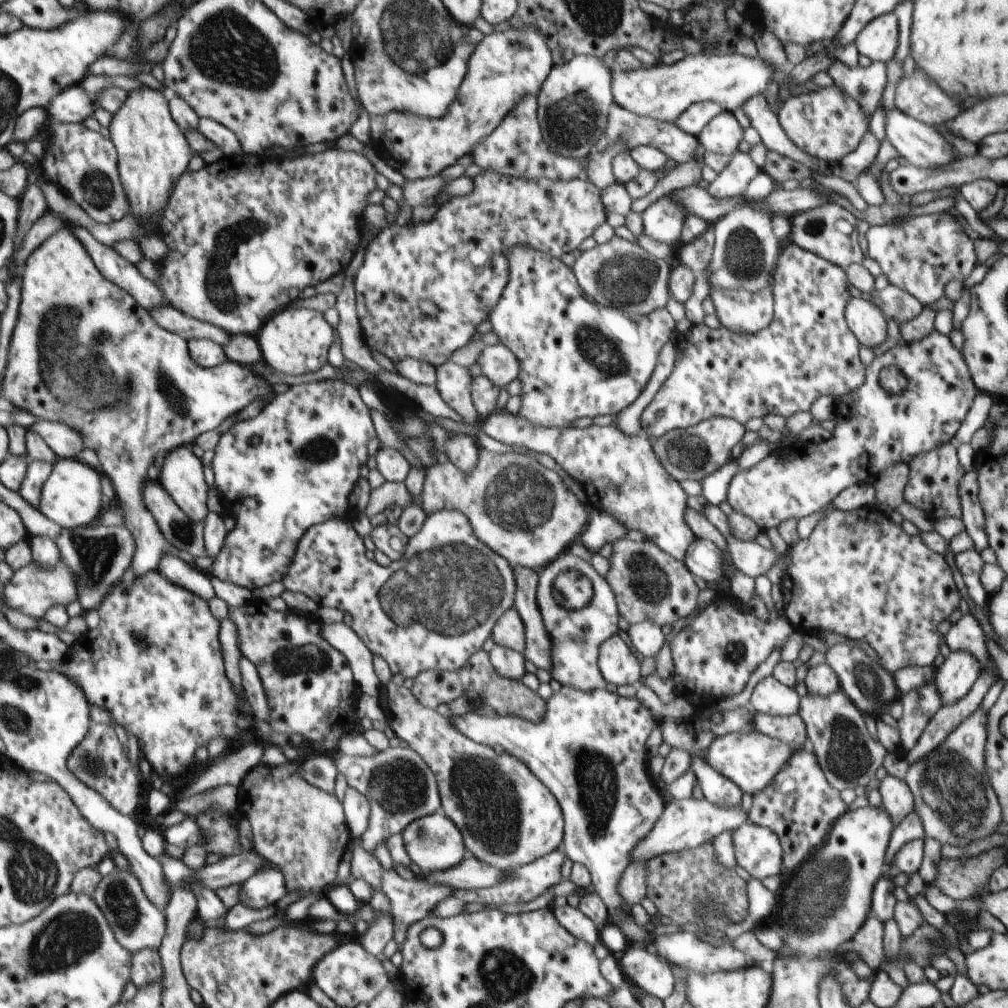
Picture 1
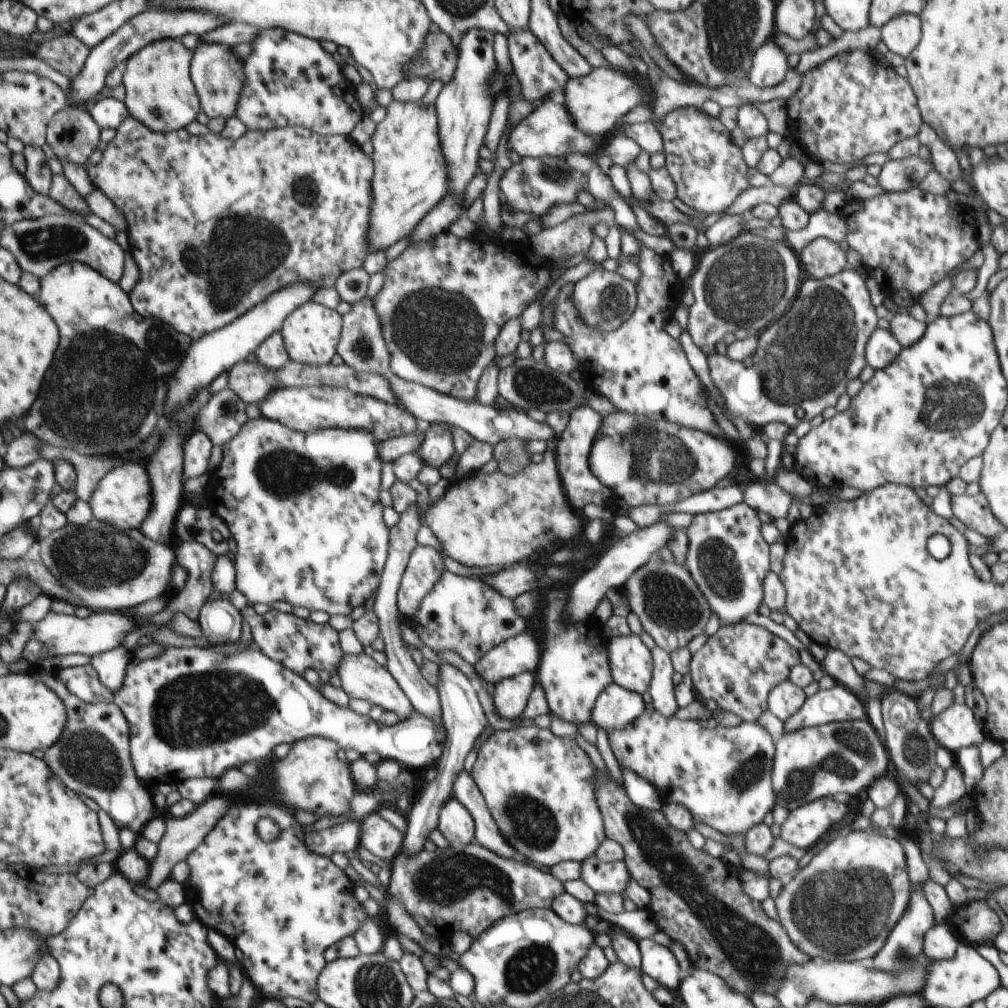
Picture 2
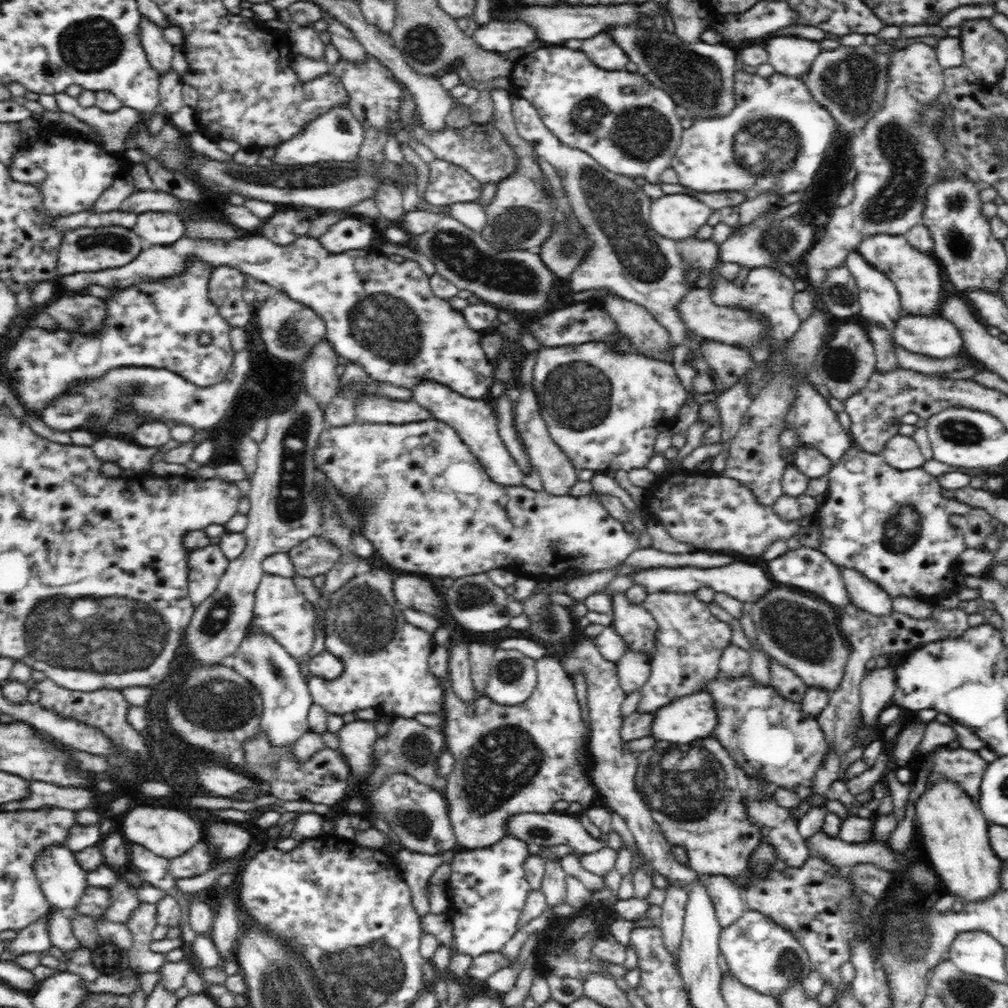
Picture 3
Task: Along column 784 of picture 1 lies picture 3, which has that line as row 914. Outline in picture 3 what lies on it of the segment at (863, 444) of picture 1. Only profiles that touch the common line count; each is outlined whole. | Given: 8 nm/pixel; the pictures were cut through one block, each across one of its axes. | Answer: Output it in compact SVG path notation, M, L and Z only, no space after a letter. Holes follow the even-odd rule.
M508 835L492 843L490 848L482 847L482 850L456 852L450 861L451 873L446 884L446 893L450 899L450 906L446 911L453 926L454 939L449 946L453 947L453 950L474 958L486 952L499 952L514 936L525 908L528 892L531 890L524 867L525 860L530 855L527 844L523 840Z

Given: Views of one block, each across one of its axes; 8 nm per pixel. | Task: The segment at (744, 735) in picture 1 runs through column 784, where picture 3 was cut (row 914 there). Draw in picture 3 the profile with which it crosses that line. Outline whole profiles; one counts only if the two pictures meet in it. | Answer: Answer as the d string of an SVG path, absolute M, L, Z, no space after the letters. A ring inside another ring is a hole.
M746 909L744 914L734 921L730 926L722 929L721 954L727 960L731 974L736 977L741 984L759 992L760 994L770 994L772 991L779 993L788 984L802 982L810 974L809 954L805 947L801 945L796 935L778 922L774 922L762 911Z

